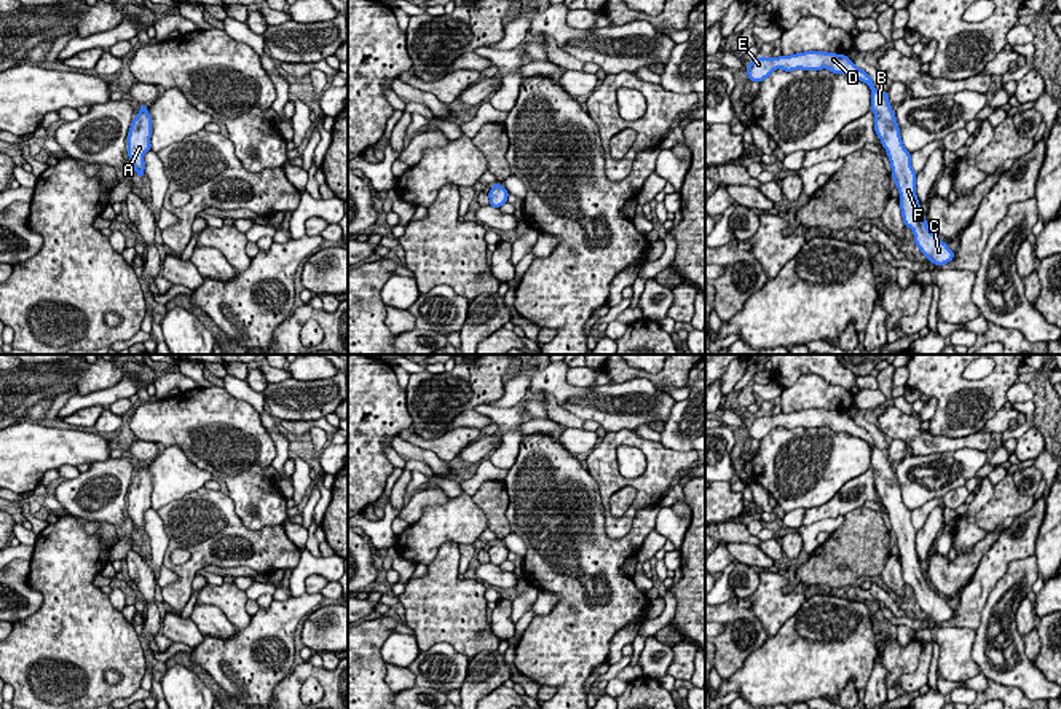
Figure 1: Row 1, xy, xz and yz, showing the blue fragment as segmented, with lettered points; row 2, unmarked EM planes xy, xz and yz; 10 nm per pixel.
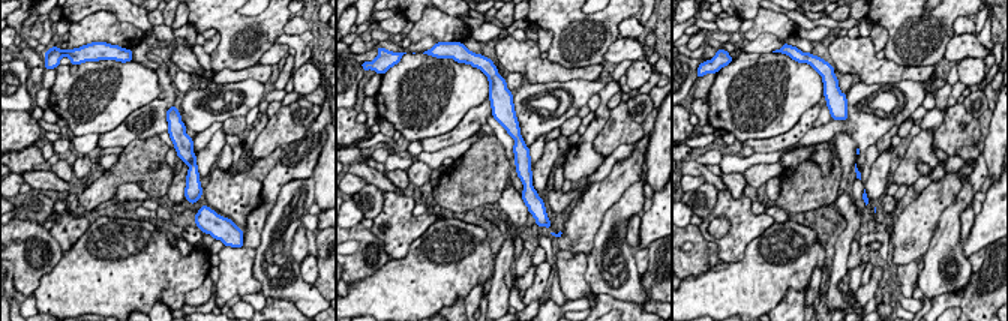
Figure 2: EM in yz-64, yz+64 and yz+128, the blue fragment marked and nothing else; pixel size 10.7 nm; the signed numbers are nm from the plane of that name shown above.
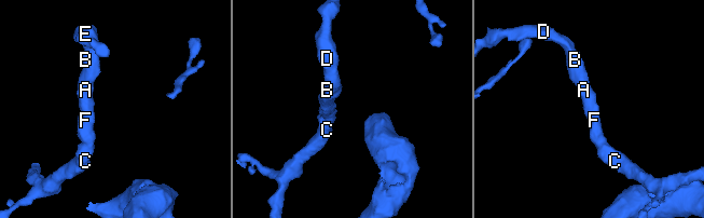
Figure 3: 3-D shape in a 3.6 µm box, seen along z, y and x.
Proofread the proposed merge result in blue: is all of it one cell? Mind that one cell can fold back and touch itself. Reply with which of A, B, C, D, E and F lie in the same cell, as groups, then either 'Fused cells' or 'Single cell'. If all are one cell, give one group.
Groups: A B C D E F. Single cell

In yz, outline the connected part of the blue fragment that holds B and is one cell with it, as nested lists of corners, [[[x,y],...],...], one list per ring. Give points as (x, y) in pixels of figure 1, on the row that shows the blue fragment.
[[[804,51],[779,57],[755,57],[748,67],[747,75],[750,81],[761,83],[774,70],[822,70],[849,75],[866,83],[871,89],[871,112],[874,113],[874,131],[887,152],[893,184],[900,193],[900,209],[906,227],[913,230],[914,244],[921,249],[933,265],[945,265],[954,259],[954,251],[932,233],[927,219],[921,214],[921,204],[916,195],[916,172],[911,166],[911,153],[905,149],[900,128],[889,102],[887,91],[879,93],[874,81],[863,70],[858,69],[847,56],[825,51]]]

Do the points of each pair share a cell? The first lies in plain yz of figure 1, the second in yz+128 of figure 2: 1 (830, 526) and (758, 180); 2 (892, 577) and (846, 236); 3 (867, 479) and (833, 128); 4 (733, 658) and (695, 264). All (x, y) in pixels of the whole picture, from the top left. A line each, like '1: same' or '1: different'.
1: different
2: same
3: different
4: same

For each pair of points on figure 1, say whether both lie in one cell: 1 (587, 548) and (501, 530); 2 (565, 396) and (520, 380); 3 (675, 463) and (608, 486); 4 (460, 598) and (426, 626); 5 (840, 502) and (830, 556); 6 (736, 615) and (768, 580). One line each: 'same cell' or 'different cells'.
1: different cells
2: different cells
3: same cell
4: same cell
5: different cells
6: different cells

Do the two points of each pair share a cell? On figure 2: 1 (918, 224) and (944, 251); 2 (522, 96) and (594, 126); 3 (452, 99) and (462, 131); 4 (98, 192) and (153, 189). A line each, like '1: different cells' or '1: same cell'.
1: different cells
2: different cells
3: different cells
4: same cell

